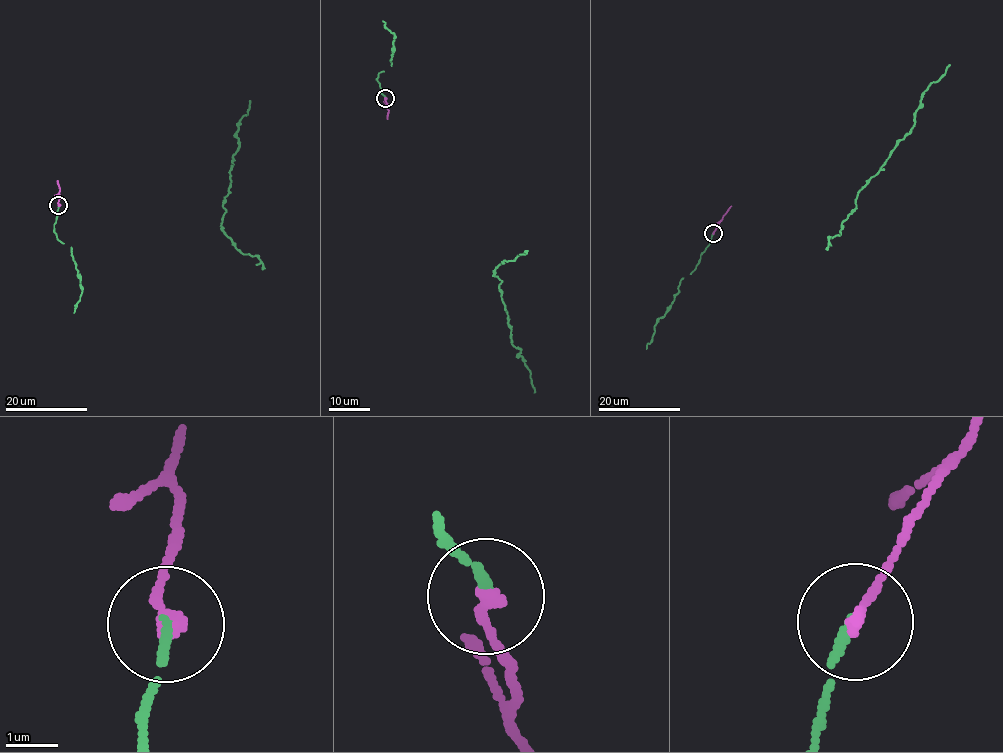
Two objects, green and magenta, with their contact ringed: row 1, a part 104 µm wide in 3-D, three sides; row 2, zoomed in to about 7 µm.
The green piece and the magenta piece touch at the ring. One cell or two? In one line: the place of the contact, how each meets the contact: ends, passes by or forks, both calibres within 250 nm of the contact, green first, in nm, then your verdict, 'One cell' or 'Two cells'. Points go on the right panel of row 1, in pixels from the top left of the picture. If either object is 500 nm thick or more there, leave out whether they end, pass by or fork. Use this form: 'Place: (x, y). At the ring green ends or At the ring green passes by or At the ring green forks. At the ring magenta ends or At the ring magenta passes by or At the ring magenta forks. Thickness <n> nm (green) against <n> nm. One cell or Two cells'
Place: (713, 233). At the ring green ends. At the ring magenta ends. Thickness 170 nm (green) against 260 nm. One cell

